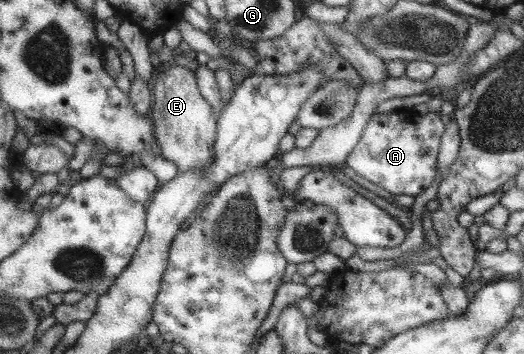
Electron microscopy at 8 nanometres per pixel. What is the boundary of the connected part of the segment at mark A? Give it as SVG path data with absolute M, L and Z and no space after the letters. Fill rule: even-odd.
M376 111L346 163L356 174L382 186L393 195L416 197L427 190L437 176L438 152L446 123L447 118L431 111L418 118L417 122L398 121L396 113L390 116Z

